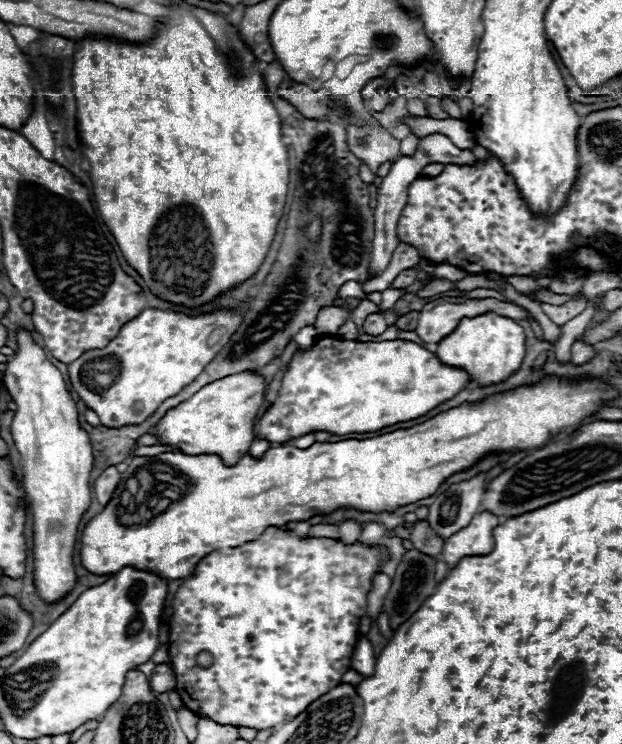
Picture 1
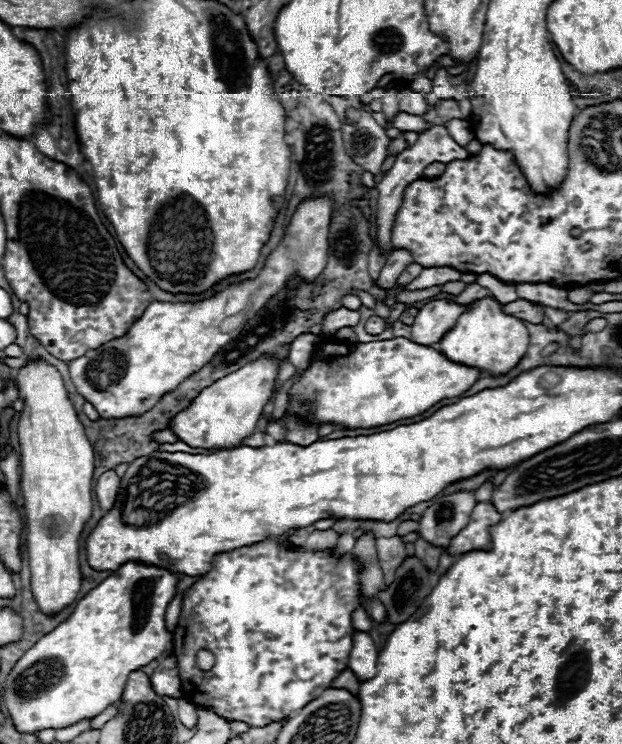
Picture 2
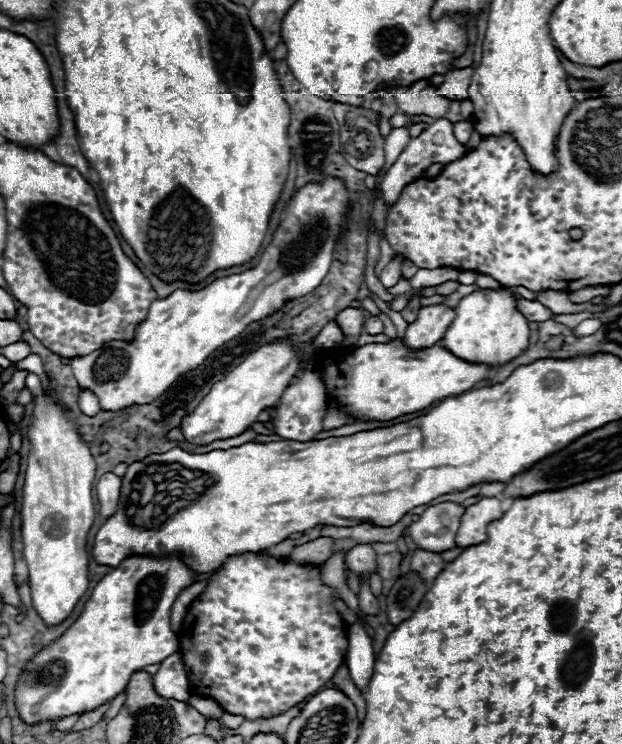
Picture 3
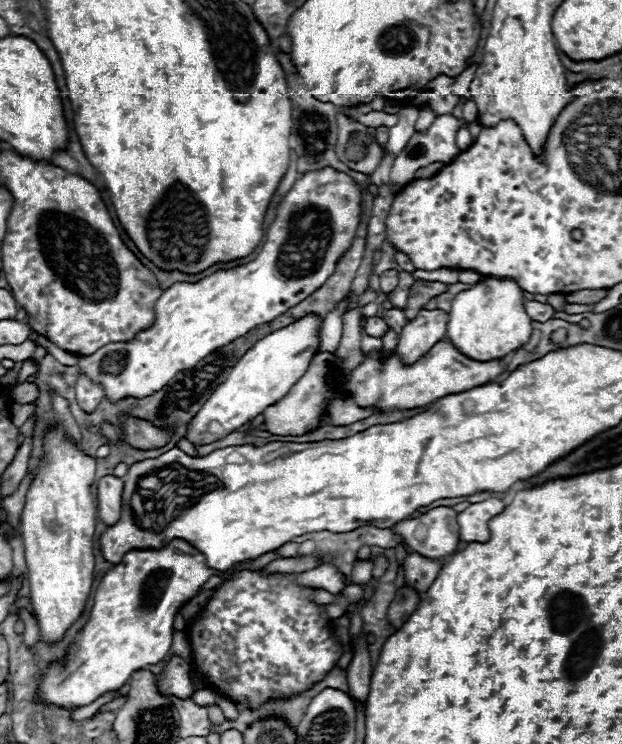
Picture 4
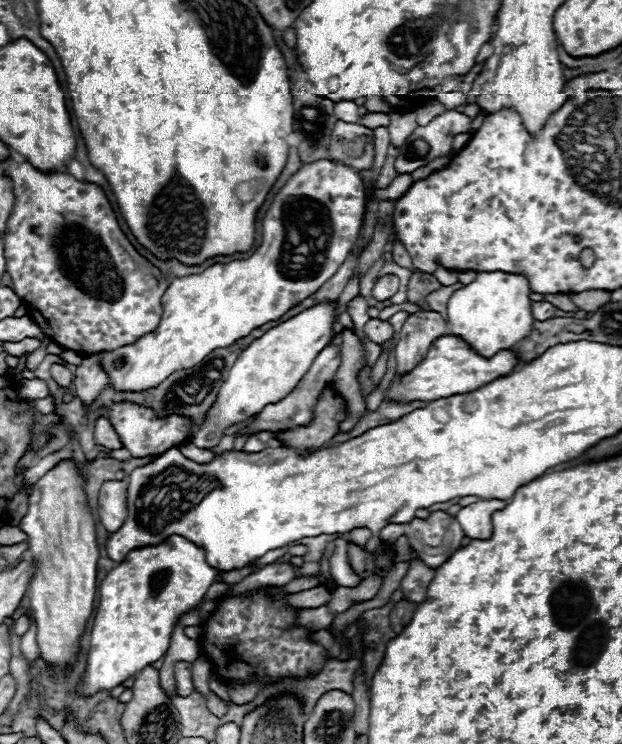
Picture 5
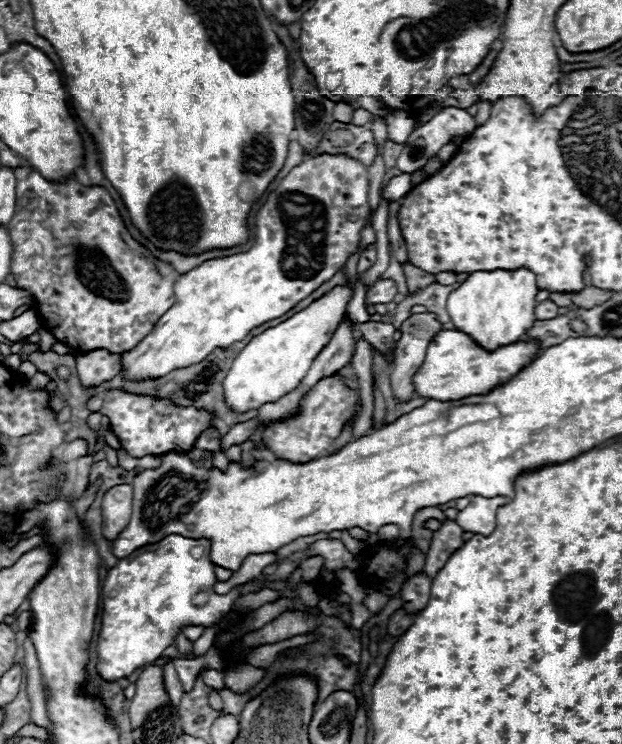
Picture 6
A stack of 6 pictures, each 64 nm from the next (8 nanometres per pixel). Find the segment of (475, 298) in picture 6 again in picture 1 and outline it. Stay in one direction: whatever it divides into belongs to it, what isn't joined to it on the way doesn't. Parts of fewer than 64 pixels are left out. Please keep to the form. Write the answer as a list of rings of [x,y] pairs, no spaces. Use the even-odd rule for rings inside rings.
[[[494,312],[476,318],[462,318],[458,328],[438,342],[436,350],[436,356],[442,364],[466,370],[474,386],[490,386],[504,382],[510,374],[518,370],[518,366],[524,360],[524,354],[526,354],[524,328],[514,320],[502,318]]]

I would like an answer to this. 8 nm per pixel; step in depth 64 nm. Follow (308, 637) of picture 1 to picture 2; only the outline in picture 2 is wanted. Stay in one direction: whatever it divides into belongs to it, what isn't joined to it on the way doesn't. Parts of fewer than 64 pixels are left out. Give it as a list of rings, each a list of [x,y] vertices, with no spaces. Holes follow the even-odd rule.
[[[266,538],[252,546],[242,546],[242,548],[230,550],[230,552],[216,554],[210,564],[210,570],[186,590],[186,594],[182,598],[182,612],[178,618],[178,626],[172,632],[172,644],[174,644],[172,656],[176,658],[178,674],[184,684],[184,688],[182,688],[184,698],[194,706],[204,706],[206,710],[216,712],[224,720],[238,720],[238,722],[246,722],[248,726],[268,726],[272,722],[282,722],[284,718],[290,718],[292,714],[302,710],[310,700],[318,698],[324,690],[328,690],[332,680],[348,668],[348,656],[352,650],[352,636],[354,636],[352,612],[362,606],[360,570],[362,570],[360,562],[352,560],[350,554],[344,554],[338,558],[338,556],[334,556],[334,552],[310,552],[310,550],[300,550],[296,546],[288,548],[278,538]],[[198,650],[210,650],[216,656],[216,664],[212,666],[212,670],[204,672],[196,666]]]

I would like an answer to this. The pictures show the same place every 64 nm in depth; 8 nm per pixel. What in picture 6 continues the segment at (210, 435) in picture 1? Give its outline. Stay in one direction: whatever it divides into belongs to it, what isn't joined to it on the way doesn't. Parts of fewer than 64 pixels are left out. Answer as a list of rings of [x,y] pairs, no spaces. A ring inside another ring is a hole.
[[[336,286],[302,312],[252,338],[252,342],[232,362],[232,368],[224,378],[226,406],[238,414],[244,414],[248,410],[258,410],[262,404],[276,402],[278,398],[294,390],[310,370],[310,364],[320,354],[322,346],[330,342],[334,330],[342,322],[342,316],[346,314],[346,304],[350,298],[352,290],[348,286]],[[214,426],[206,428],[206,430],[196,438],[194,446],[196,446],[196,448],[202,448],[202,450],[212,450],[212,452],[216,452],[216,450],[220,448],[220,444],[218,444],[218,434],[212,434],[212,430],[216,430],[216,428],[214,428]]]

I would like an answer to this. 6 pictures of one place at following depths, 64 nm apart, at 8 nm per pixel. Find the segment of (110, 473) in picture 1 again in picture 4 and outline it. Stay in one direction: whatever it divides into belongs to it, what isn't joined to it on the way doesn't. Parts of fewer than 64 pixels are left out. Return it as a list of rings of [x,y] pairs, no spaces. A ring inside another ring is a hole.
[[[104,476],[98,482],[98,518],[110,526],[120,518],[122,508],[122,478],[116,476]]]

